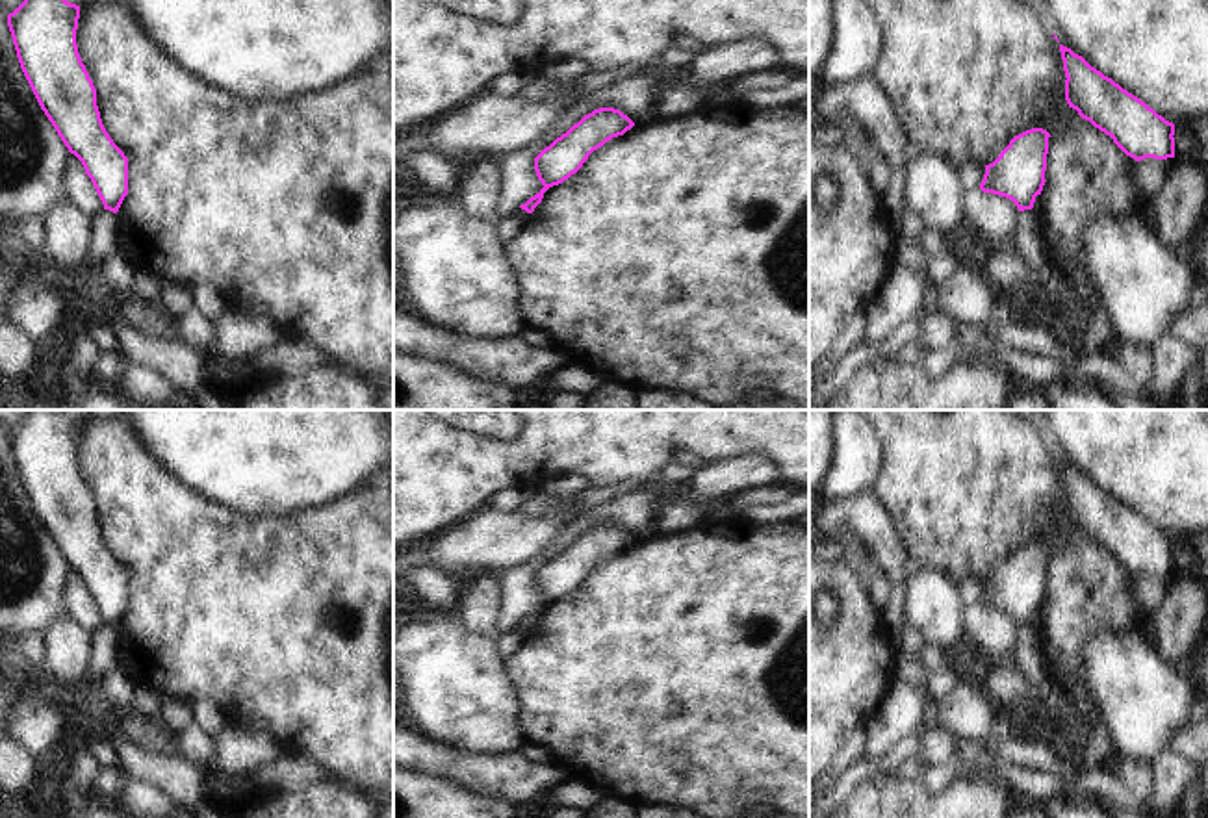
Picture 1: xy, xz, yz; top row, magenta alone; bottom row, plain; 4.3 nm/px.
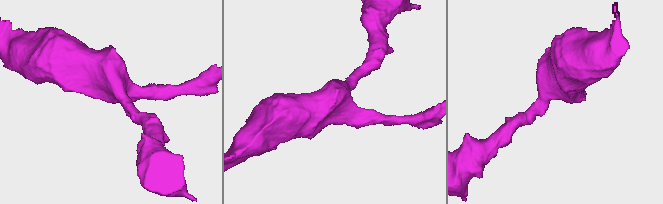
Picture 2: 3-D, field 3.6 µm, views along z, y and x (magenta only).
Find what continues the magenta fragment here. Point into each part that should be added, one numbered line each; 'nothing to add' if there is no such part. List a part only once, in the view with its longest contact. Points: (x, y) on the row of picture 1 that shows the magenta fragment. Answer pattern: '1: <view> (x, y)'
nothing to add

